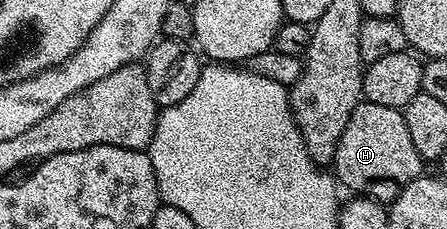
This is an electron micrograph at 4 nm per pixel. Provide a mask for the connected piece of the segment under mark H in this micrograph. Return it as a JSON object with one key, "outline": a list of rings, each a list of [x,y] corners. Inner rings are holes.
{"outline":[[[363,101],[348,117],[344,133],[340,133],[332,171],[345,190],[347,187],[355,196],[376,199],[386,205],[423,174],[422,167],[424,161],[416,153],[416,144],[408,134],[408,125],[404,125],[401,110]]]}

